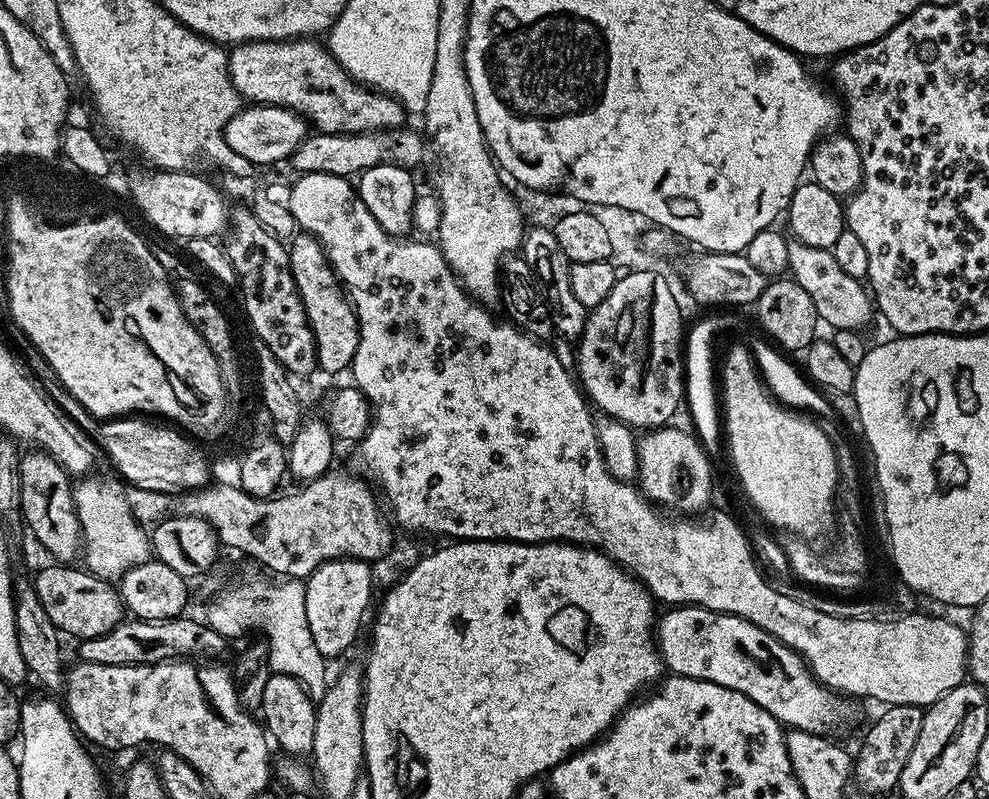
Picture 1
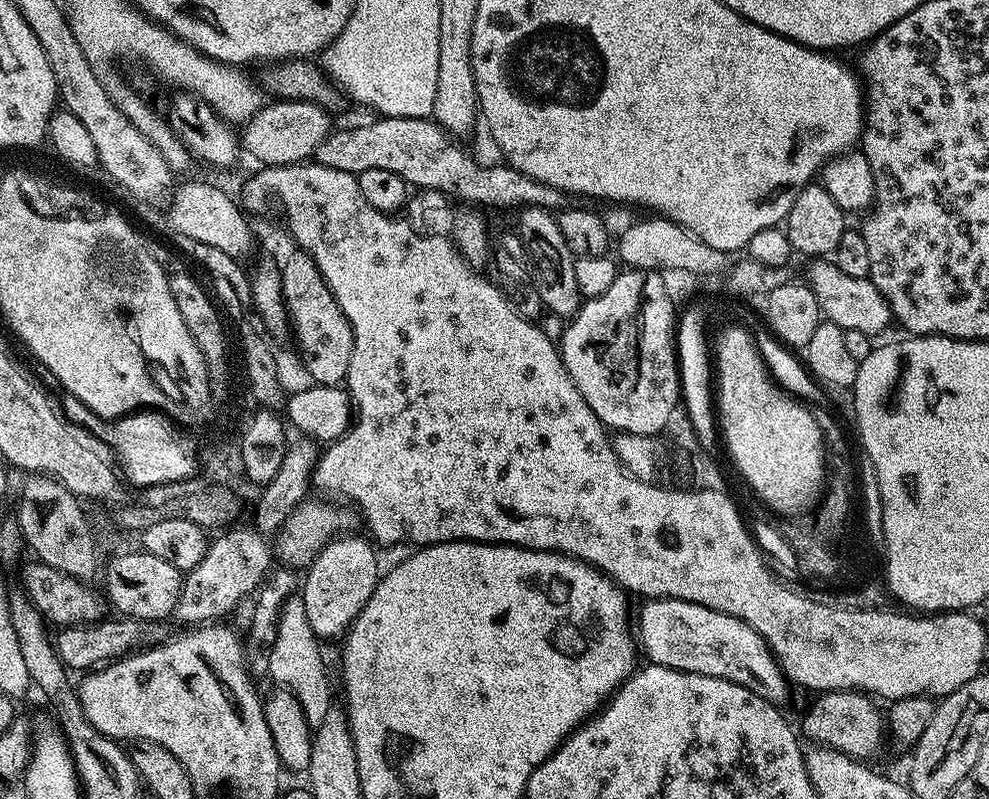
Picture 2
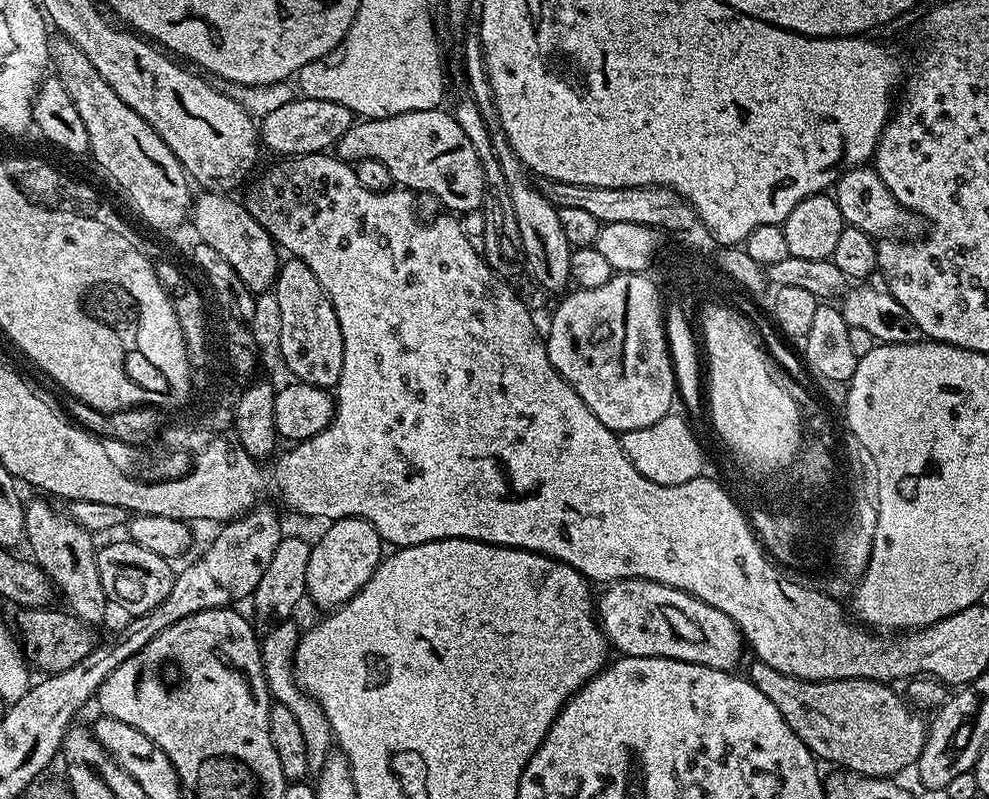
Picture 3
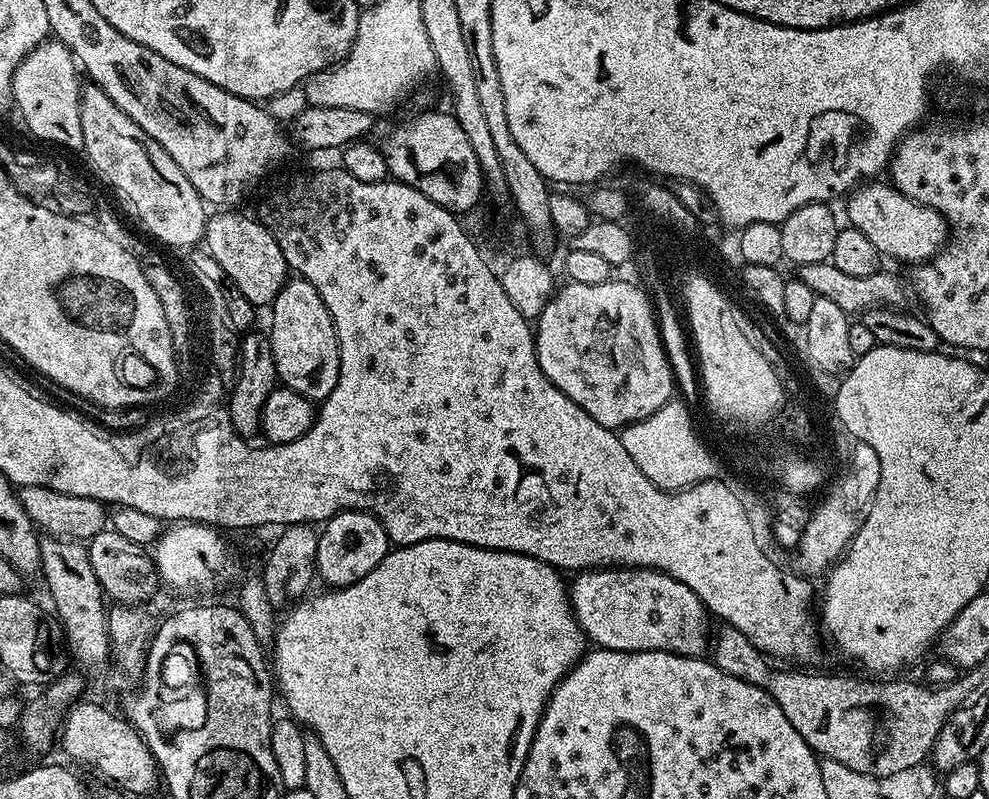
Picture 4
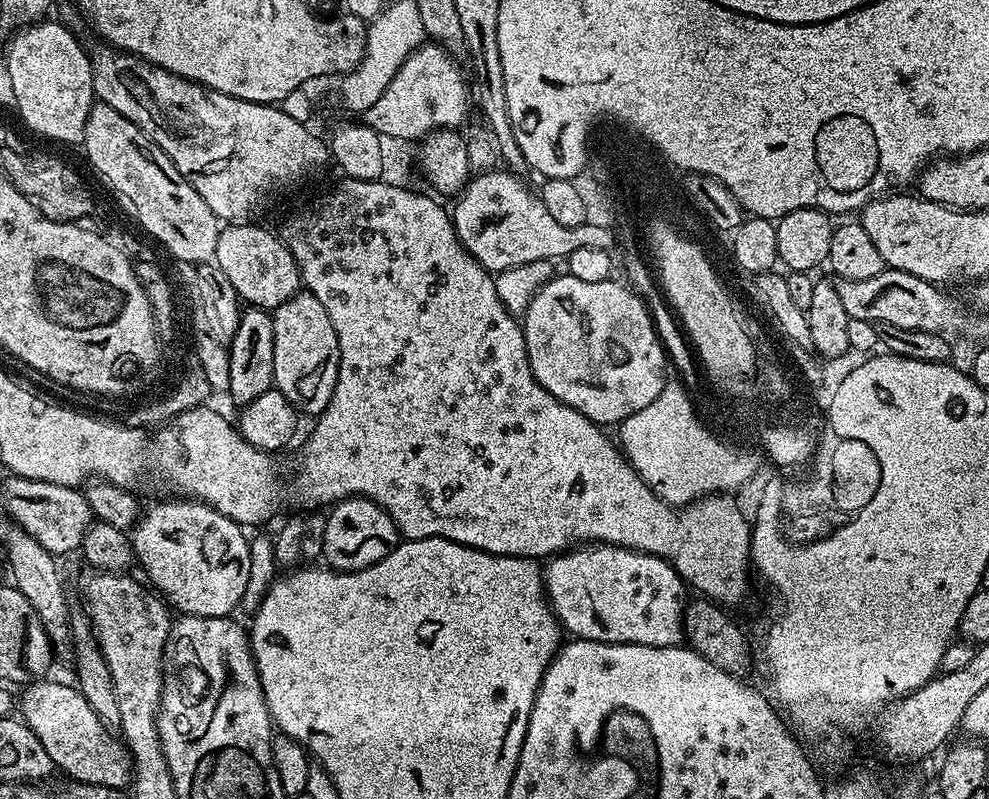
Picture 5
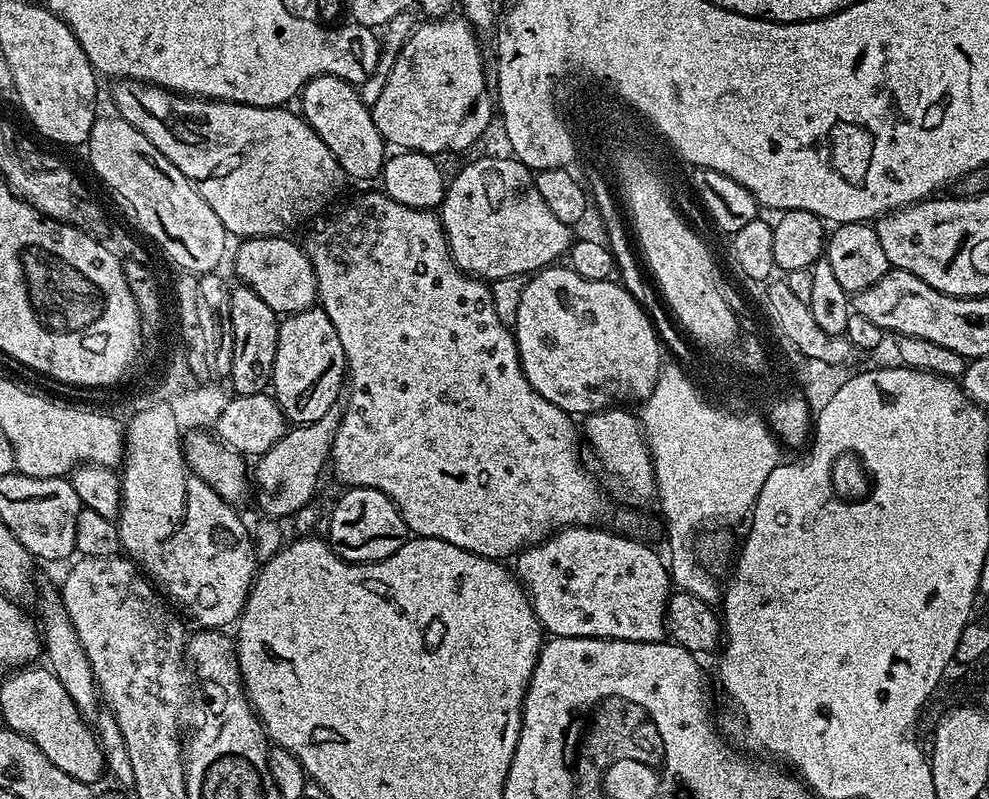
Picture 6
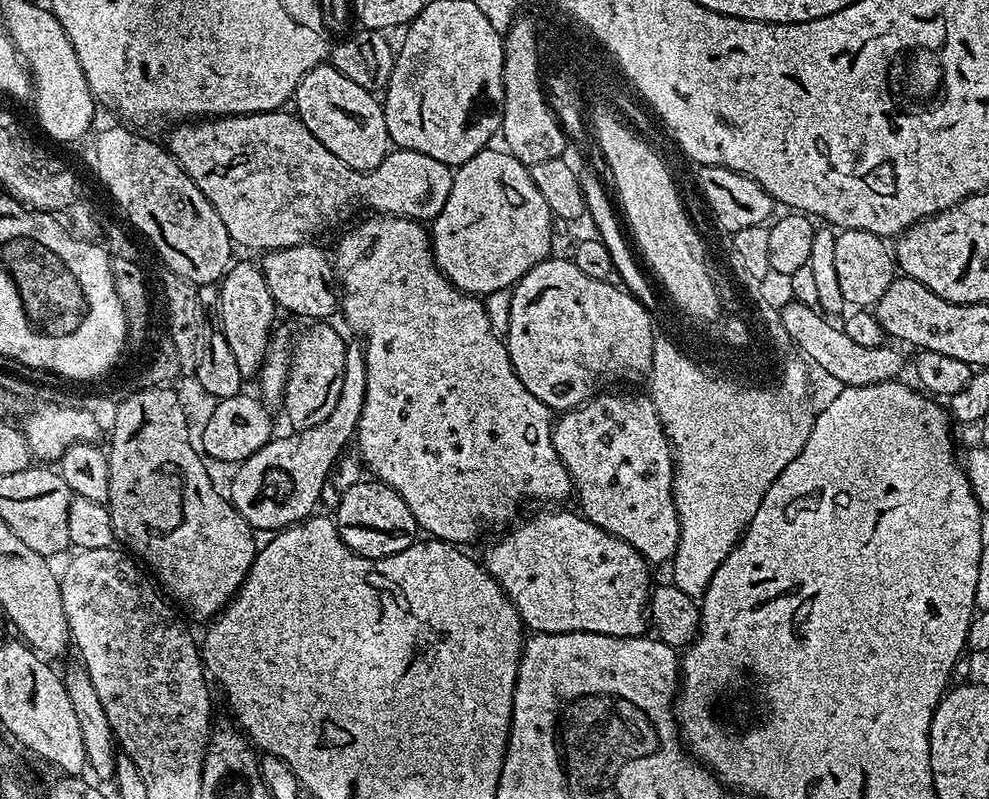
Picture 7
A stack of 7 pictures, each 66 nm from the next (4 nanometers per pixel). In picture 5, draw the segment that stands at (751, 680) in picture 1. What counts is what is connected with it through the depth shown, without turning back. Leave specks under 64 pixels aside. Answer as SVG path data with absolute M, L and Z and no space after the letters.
M589 542L551 557L547 564L544 590L569 637L659 648L675 648L684 640L686 585L661 556Z

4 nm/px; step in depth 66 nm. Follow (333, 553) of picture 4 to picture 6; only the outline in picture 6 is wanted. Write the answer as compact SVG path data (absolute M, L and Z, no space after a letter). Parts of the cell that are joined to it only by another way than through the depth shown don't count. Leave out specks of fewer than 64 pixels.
M373 488L344 490L340 501L332 508L332 517L330 515L327 517L326 528L327 526L326 539L328 543L343 560L350 560L353 564L371 564L374 560L390 558L390 554L394 554L410 538L406 522L400 511L394 506L394 502L390 498L386 498L386 494L382 494L382 490L374 490Z

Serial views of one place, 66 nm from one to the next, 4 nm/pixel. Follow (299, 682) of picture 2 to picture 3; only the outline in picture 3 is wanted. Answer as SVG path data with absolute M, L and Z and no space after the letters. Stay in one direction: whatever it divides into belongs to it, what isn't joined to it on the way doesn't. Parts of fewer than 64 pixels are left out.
M292 622L277 623L275 628L276 633L273 634L272 641L266 644L266 651L263 653L264 676L268 679L268 691L276 704L281 704L287 710L290 710L291 714L294 714L294 719L298 722L299 729L302 730L303 741L306 744L308 771L312 774L318 774L323 770L330 751L328 719L319 702L313 696L308 695L296 681L294 661L296 659L298 631L296 632Z

